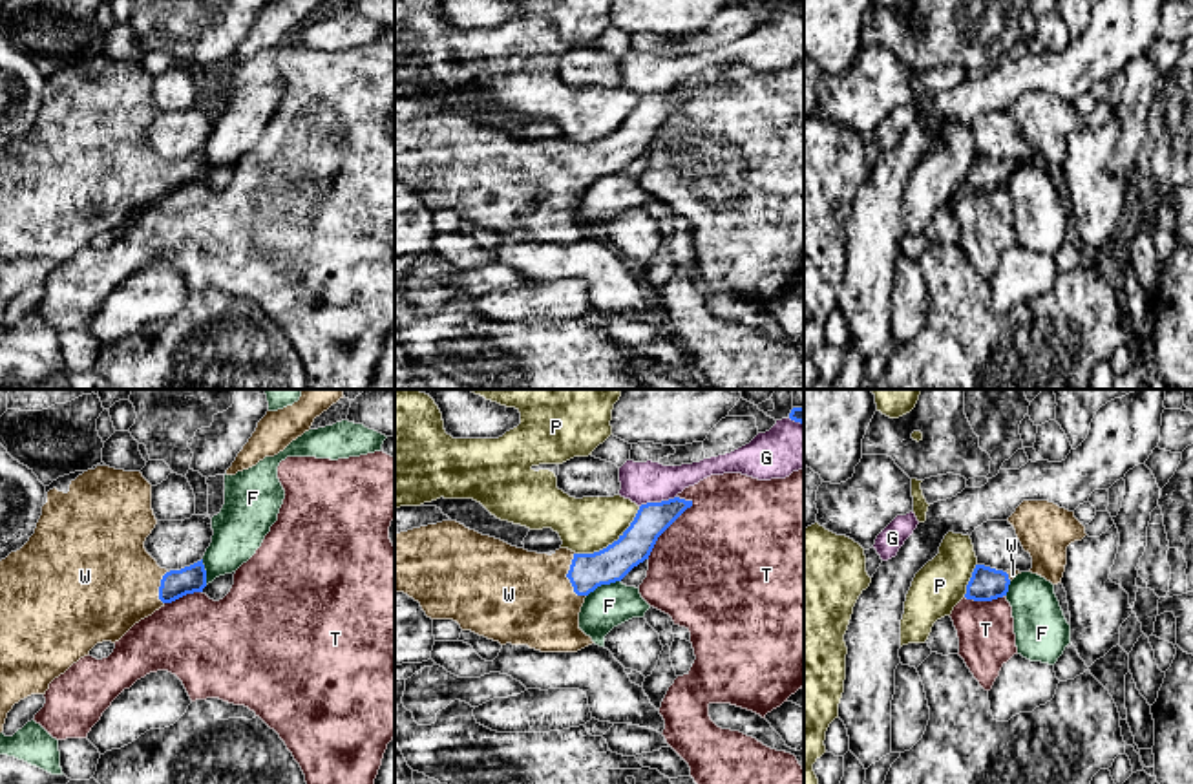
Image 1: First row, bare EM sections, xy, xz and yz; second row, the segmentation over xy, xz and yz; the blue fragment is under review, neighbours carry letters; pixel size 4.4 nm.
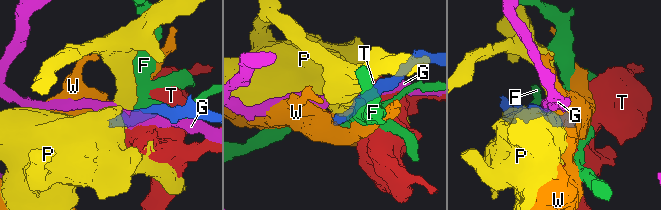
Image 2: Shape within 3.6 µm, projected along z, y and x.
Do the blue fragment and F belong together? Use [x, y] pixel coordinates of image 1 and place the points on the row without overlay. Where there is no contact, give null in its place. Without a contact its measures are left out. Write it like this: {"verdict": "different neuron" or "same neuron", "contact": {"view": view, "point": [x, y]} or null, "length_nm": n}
{"verdict": "different neuron", "contact": {"view": "xz", "point": [603, 174]}, "length_nm": 170}

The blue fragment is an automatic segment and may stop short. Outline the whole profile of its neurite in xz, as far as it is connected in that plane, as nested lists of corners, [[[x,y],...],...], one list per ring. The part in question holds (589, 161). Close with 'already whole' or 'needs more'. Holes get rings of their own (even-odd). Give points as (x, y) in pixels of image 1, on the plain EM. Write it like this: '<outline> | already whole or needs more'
[[[680,88],[641,95],[618,132],[594,144],[559,139],[552,146],[528,143],[482,126],[457,111],[442,111],[395,124],[395,181],[420,194],[431,210],[453,210],[501,236],[528,236],[541,243],[577,243],[592,236],[579,219],[585,188],[601,175],[621,172],[649,150],[658,128],[692,91]]] | needs more

